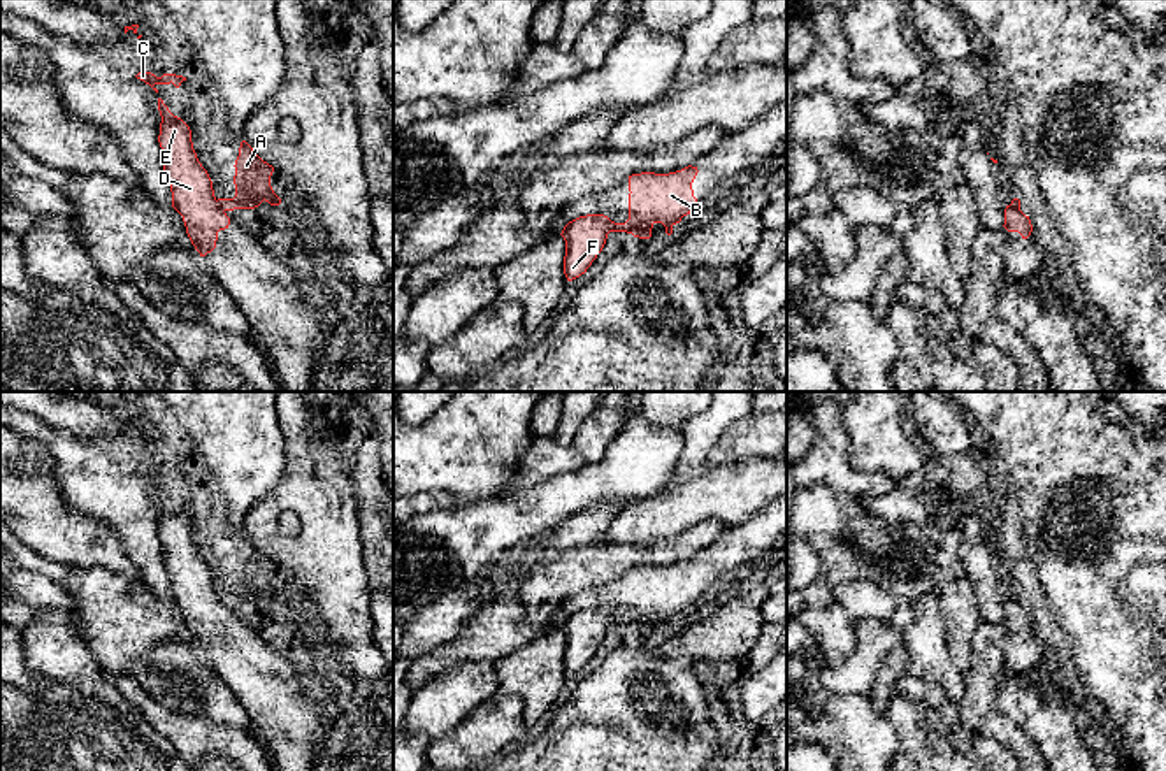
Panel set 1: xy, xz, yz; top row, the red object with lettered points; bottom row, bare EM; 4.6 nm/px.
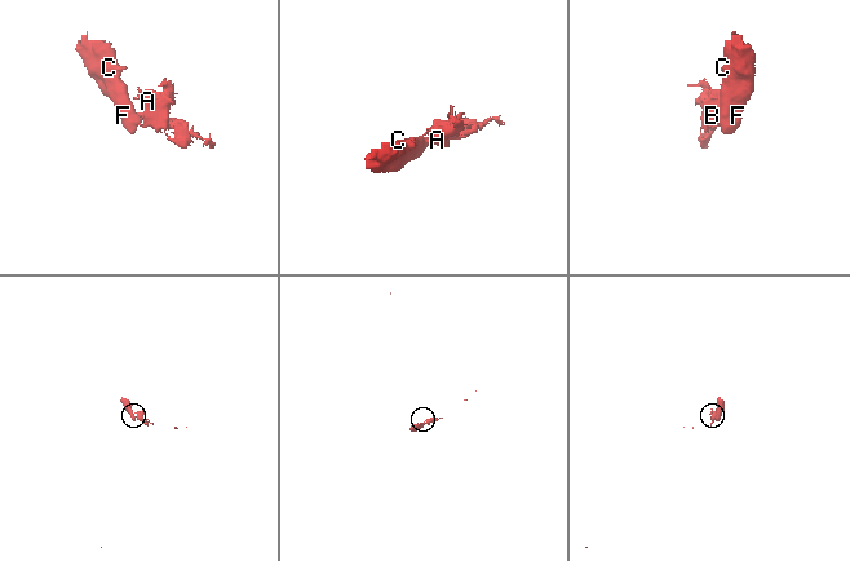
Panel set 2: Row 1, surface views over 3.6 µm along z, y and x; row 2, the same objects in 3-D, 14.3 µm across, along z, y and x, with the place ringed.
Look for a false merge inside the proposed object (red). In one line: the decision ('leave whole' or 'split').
split

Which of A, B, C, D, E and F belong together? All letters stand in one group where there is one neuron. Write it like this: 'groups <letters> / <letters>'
groups A B / C D E F

